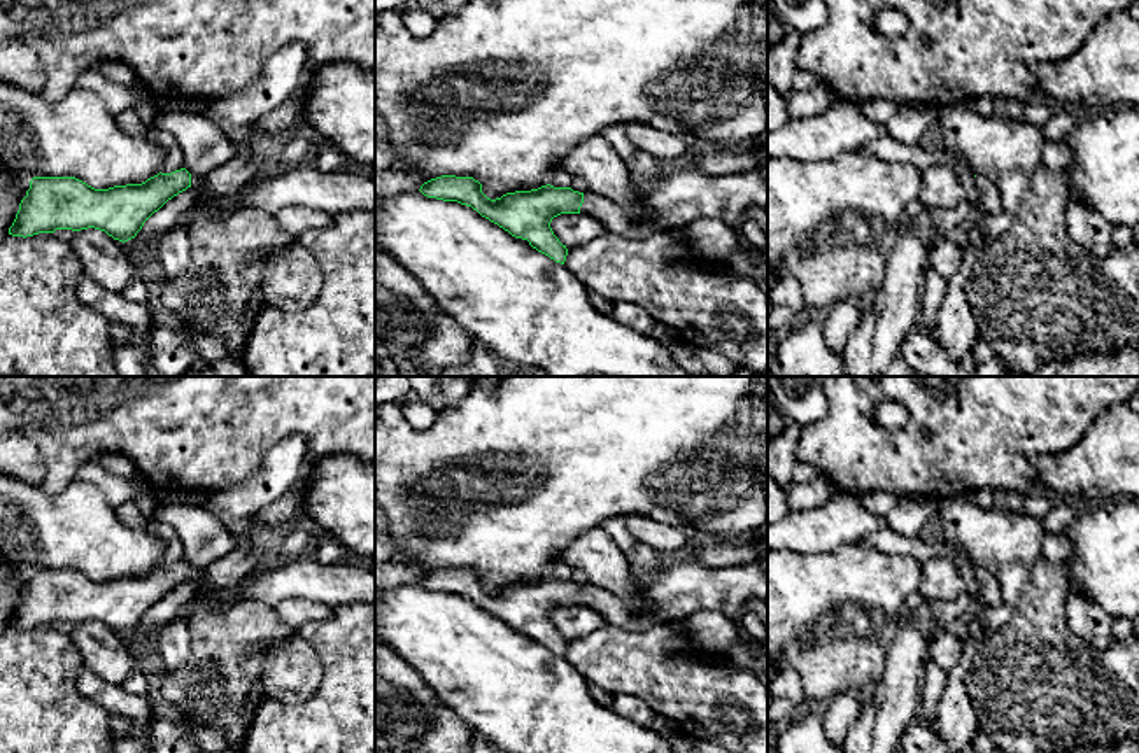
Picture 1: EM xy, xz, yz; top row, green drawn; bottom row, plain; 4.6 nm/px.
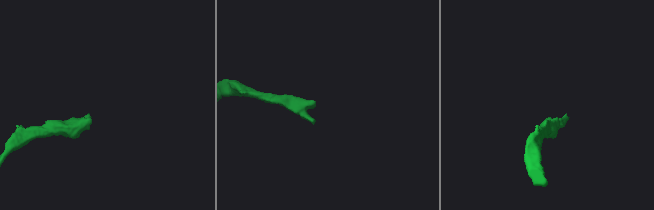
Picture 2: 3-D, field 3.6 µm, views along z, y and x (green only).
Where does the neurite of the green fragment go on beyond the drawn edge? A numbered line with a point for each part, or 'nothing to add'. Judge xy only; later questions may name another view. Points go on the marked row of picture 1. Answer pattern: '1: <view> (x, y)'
1: xy (197, 181)

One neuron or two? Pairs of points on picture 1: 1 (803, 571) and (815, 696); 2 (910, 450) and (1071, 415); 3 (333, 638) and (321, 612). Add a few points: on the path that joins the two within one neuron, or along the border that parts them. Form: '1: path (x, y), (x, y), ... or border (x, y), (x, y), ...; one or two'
1: path (803, 603), (815, 617), (815, 664); one
2: path (950, 445), (982, 415), (1031, 415); one
3: border (333, 608), (328, 617), (305, 622), (297, 634); two

